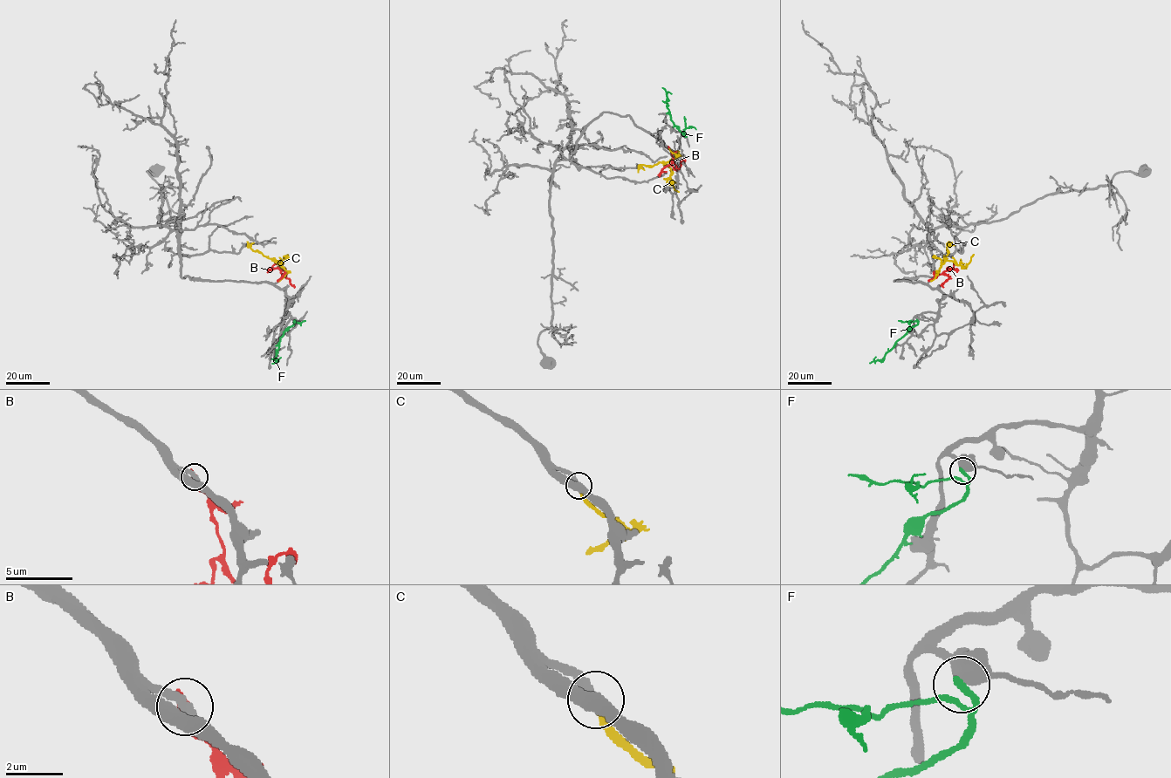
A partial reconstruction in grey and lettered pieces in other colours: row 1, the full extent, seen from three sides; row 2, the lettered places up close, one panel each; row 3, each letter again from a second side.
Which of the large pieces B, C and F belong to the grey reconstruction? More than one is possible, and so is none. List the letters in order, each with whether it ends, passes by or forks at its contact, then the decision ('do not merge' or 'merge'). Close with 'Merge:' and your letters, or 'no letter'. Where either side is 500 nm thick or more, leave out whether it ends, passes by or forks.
B: do not merge
C: it ends; merge
F: it ends; do not merge
Merge: C

